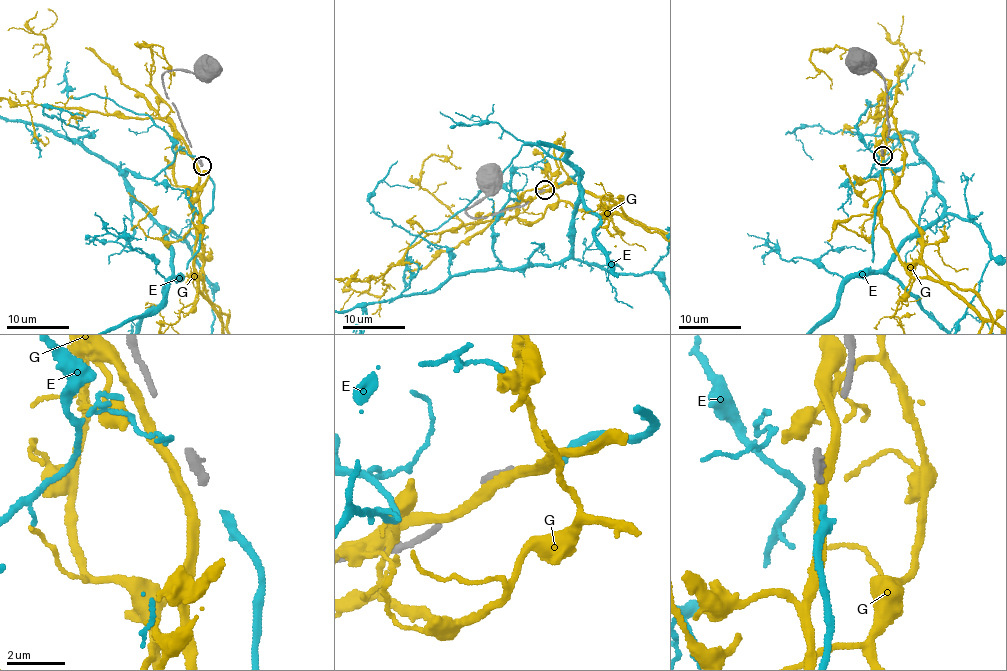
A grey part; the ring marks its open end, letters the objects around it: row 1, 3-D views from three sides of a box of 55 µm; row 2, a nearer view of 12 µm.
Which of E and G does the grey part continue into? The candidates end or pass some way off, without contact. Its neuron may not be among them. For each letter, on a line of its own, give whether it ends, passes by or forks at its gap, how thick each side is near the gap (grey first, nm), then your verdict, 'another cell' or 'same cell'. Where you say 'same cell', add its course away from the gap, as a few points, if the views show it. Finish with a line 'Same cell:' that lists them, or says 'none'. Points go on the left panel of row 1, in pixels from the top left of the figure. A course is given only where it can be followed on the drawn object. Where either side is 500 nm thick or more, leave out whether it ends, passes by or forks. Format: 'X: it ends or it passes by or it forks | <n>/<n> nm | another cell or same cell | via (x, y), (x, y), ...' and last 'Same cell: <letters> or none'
E: it ends | 280/240 nm | another cell
G: it passes by | 280/300 nm | another cell
Same cell: none

